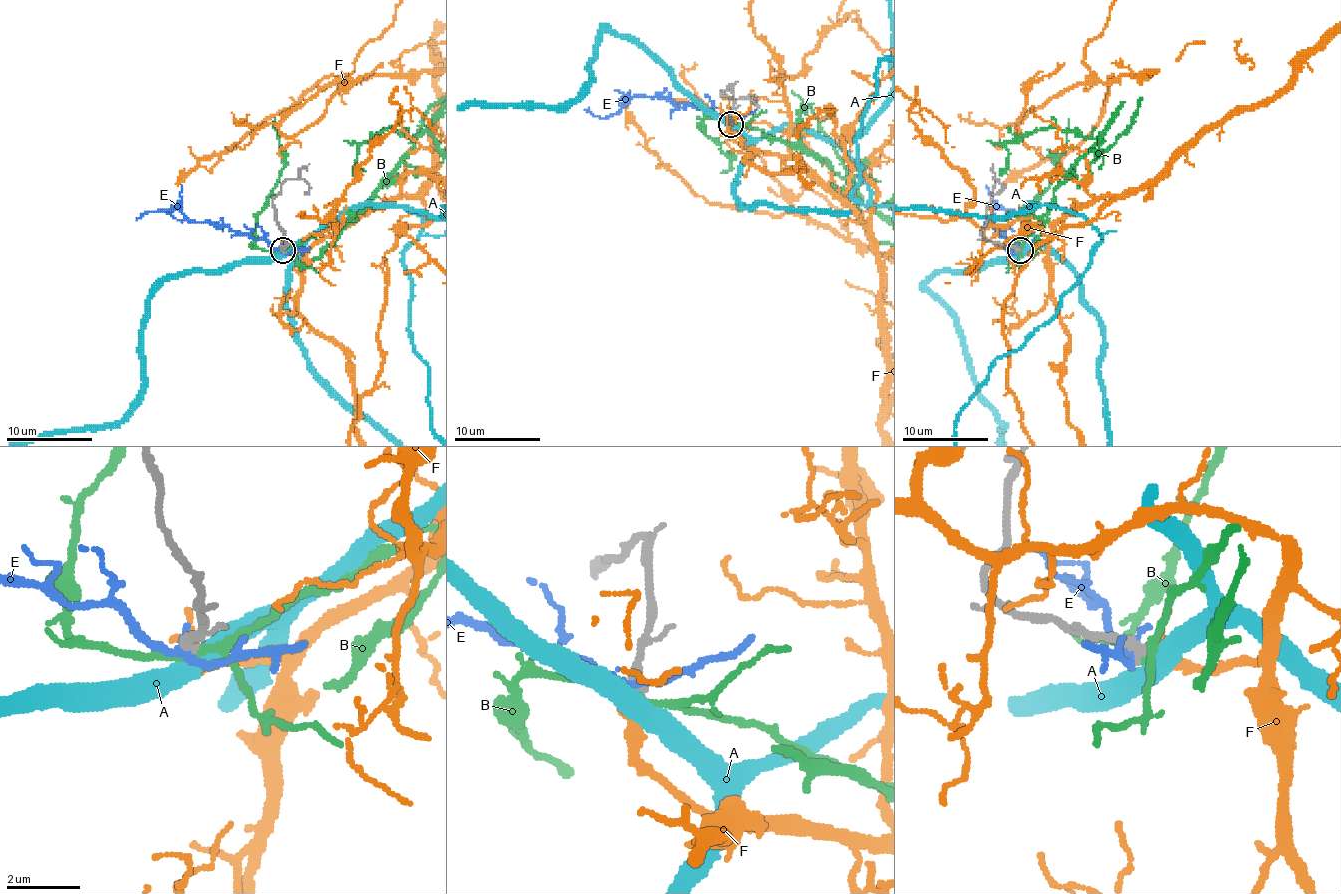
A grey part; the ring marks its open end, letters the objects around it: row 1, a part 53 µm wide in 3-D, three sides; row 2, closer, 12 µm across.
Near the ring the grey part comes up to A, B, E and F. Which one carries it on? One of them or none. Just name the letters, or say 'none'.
F

